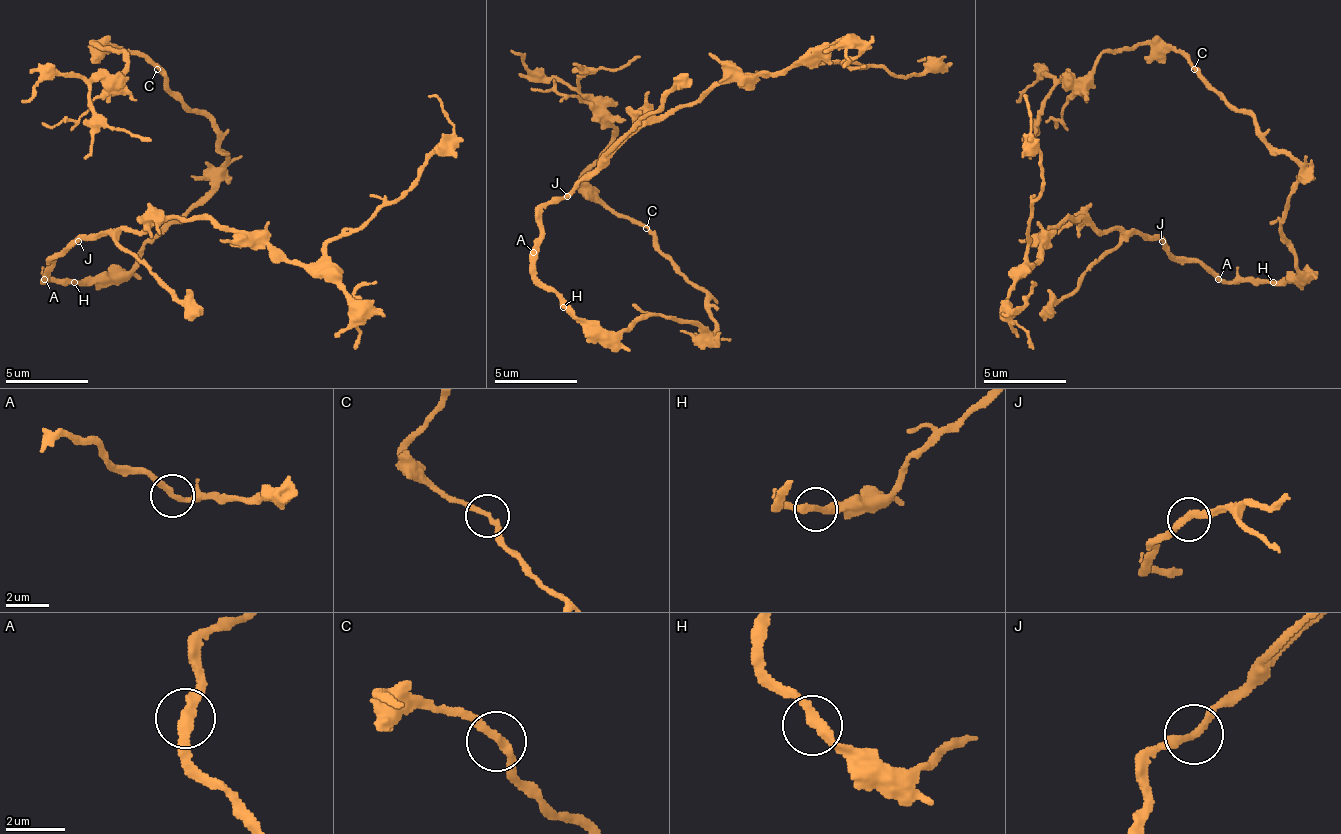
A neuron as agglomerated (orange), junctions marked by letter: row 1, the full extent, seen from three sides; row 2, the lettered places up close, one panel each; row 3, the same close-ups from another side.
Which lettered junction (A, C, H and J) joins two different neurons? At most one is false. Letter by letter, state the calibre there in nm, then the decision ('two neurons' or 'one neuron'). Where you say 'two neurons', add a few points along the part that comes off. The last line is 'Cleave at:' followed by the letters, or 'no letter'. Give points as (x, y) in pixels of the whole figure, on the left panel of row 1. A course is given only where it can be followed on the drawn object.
A: 280 nm thick; one neuron
C: 240 nm thick; one neuron
H: 280 nm thick; one neuron
J: 280 nm thick; one neuron
Cleave at: no letter

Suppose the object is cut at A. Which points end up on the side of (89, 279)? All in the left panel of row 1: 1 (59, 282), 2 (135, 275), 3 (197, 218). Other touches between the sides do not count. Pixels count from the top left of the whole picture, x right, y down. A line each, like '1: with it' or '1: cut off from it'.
1: with it
2: with it
3: cut off from it

